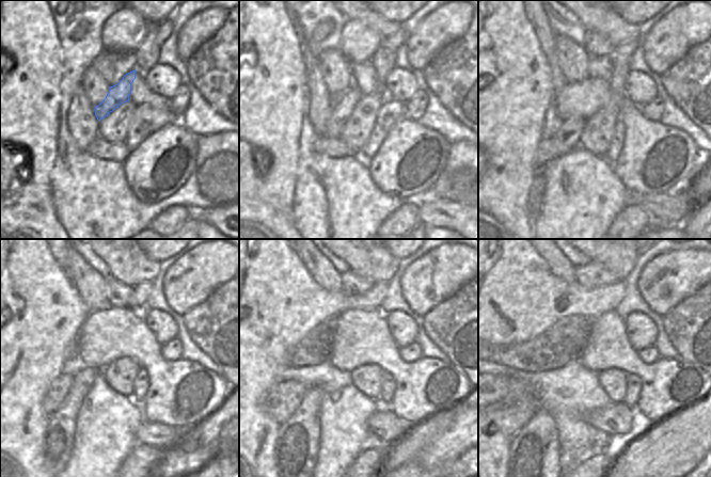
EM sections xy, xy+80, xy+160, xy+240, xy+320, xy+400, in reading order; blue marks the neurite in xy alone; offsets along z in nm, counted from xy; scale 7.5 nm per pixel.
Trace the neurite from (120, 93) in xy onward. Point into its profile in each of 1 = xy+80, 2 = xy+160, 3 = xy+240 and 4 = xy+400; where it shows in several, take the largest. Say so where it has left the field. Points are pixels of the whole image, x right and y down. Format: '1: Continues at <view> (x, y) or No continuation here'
1: Continues at xy+80 (343, 106)
2: Continues at xy+160 (567, 138)
3: Continues at xy+240 (58, 442)
4: Continues at xy+400 (534, 451).

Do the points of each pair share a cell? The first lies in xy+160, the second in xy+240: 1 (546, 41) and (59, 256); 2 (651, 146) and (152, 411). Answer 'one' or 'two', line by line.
1: one
2: one

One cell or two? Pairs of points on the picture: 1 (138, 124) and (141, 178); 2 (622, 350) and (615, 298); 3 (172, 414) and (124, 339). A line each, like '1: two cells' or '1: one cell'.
1: two cells
2: two cells
3: one cell

